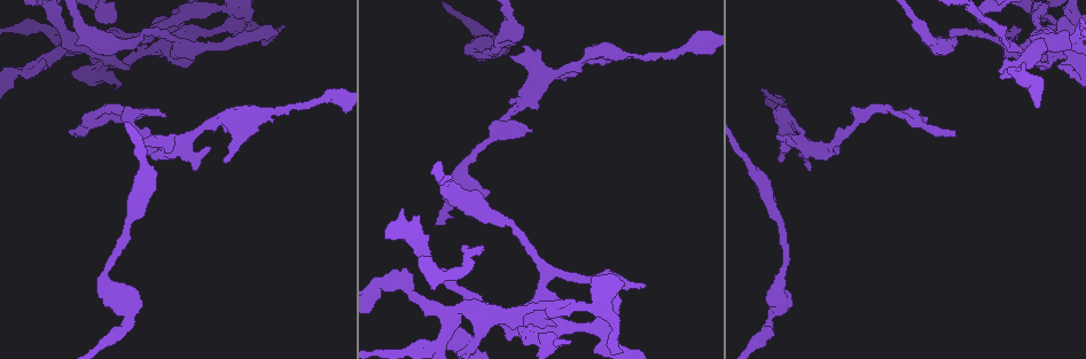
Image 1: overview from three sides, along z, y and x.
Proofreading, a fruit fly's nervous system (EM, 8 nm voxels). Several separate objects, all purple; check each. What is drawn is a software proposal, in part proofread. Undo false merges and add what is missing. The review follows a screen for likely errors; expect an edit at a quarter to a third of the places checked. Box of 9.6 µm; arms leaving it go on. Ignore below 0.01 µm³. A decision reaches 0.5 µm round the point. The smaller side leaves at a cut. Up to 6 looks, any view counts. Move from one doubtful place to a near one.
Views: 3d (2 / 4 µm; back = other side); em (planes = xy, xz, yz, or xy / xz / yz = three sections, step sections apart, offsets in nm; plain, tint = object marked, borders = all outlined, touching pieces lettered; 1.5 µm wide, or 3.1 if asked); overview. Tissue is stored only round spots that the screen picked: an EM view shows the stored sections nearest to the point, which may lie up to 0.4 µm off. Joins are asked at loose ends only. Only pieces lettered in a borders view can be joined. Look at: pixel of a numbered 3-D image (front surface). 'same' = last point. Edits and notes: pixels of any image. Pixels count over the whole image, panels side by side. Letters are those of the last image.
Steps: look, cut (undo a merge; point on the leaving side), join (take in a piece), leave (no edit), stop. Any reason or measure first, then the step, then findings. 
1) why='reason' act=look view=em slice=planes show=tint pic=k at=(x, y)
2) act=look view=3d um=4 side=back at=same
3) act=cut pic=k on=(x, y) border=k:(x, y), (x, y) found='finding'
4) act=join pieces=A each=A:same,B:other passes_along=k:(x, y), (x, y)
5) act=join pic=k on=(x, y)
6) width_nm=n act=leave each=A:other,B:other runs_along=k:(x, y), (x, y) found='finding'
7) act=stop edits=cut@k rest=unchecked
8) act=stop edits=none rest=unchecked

why='a fork' act=look view=em slice=xz step=8 show=borders pic=1 at=(858, 119)

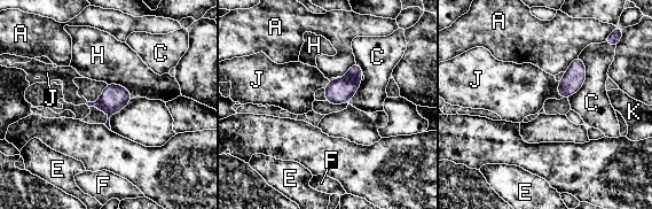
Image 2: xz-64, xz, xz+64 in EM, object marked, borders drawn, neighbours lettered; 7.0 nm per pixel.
width_nm=60 longest_contact=C:320nm act=leave each=A:other,C:other,E:other,F:other,H:other,J:other,K:other found='one cell here'

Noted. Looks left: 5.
why='an open end' act=look view=em slice=planes show=borders pic=1 at=(515, 56)

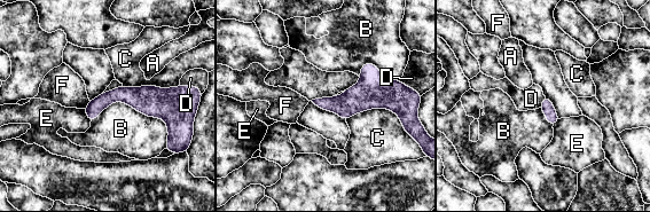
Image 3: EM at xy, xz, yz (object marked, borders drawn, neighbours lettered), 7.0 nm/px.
longest_contact=B:550nm act=leave each=A:other,B:other,C:other,D:other,E:other,F:other found='none of them fits'

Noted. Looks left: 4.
why='thin neck' act=look view=em slice=xy step=8 show=borders pic=1 at=(128, 319)

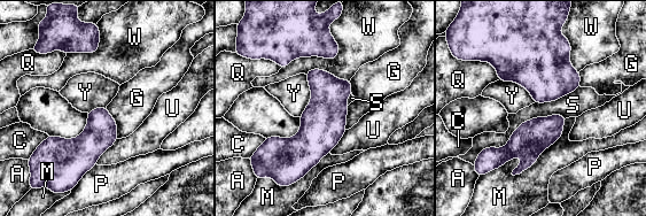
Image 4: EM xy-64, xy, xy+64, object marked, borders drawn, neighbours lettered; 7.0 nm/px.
longest_contact=S:700nm act=leave each=A:other,C:other,G:other,M:other,P:other,Q:other,S:other,U:other,W:other,Y:other found='one cell here'

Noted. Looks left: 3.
act=stop edits=none rest=unchecked

